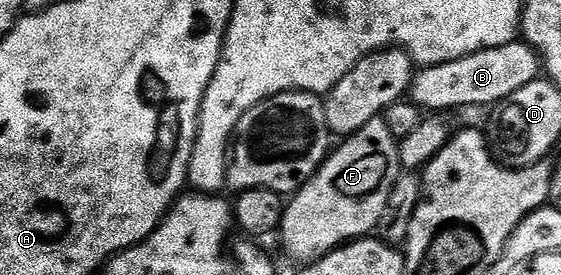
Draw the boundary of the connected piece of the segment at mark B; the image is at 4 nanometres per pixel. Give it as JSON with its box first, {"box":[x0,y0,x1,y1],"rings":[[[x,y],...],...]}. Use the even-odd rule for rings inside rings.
{"box":[411,39,543,111],"rings":[[[518,39],[503,47],[491,47],[438,65],[426,65],[414,76],[411,100],[422,111],[454,111],[464,105],[493,105],[503,103],[519,87],[538,80],[543,62],[537,50]]]}

